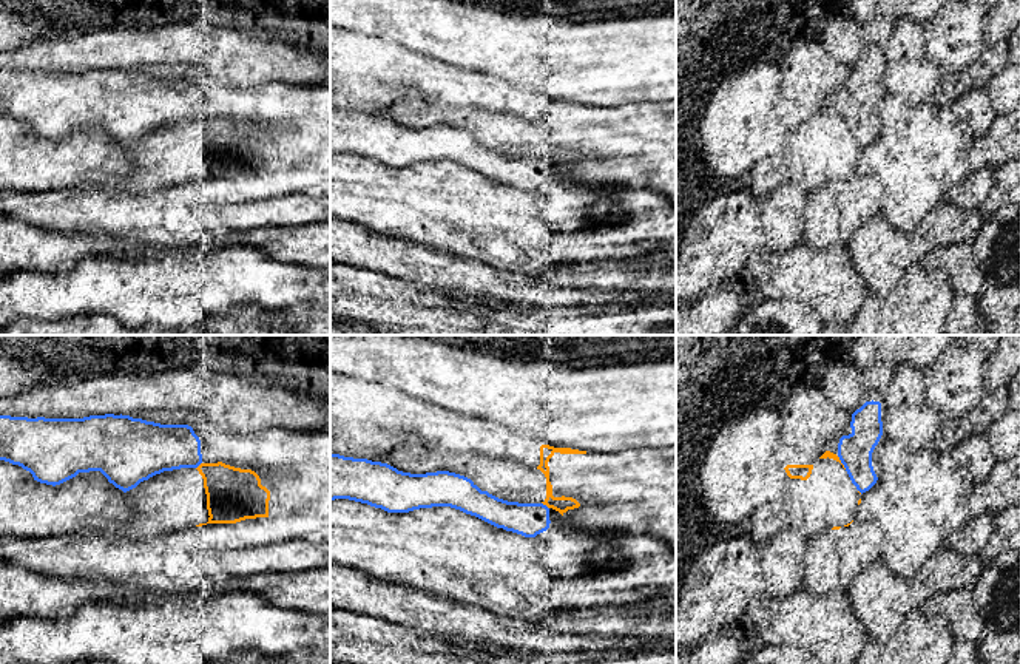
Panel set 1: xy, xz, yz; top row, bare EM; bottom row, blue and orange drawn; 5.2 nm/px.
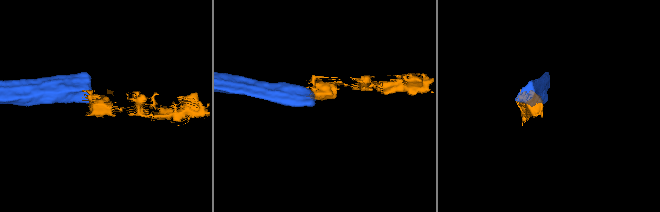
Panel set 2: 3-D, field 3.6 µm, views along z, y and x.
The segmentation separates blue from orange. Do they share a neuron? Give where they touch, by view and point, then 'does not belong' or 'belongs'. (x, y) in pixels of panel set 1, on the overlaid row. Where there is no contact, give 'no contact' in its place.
xz (545, 505) | does not belong

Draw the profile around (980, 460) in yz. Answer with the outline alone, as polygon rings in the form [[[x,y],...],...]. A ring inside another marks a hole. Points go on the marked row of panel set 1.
[[[971,439],[968,443],[968,468],[974,482],[981,482],[994,468],[995,457],[981,439]]]

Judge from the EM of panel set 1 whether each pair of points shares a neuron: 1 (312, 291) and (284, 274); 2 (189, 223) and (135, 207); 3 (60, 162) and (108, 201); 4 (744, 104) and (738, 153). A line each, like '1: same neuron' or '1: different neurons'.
1: same neuron
2: same neuron
3: different neurons
4: same neuron

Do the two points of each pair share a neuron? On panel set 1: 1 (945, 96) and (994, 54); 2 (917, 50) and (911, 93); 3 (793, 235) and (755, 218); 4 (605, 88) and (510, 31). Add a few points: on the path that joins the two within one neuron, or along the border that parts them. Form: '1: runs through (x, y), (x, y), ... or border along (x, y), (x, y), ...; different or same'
1: runs through (957, 87), (972, 79), (985, 67); same
2: runs through (915, 60), (914, 82); same
3: border along (803, 221), (798, 227), (783, 226), (773, 237); different
4: runs through (582, 65), (577, 60), (565, 60), (533, 51); same

